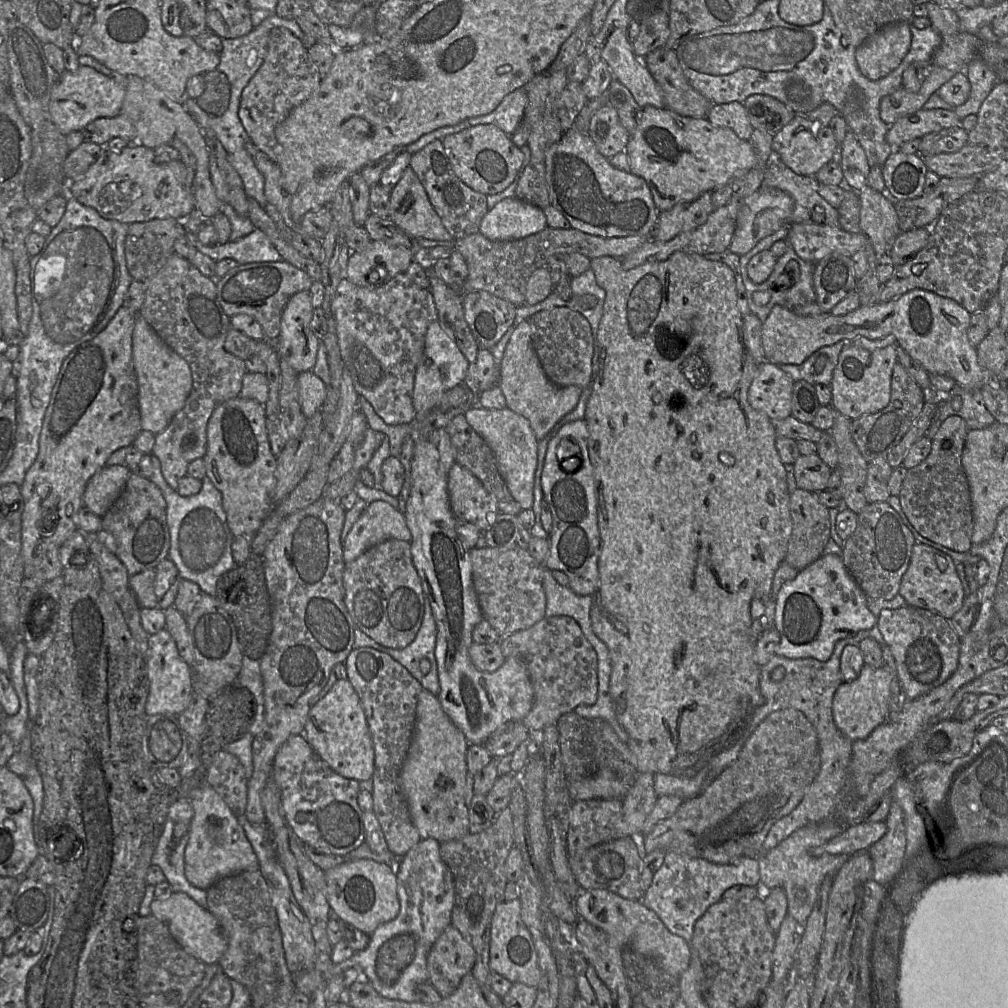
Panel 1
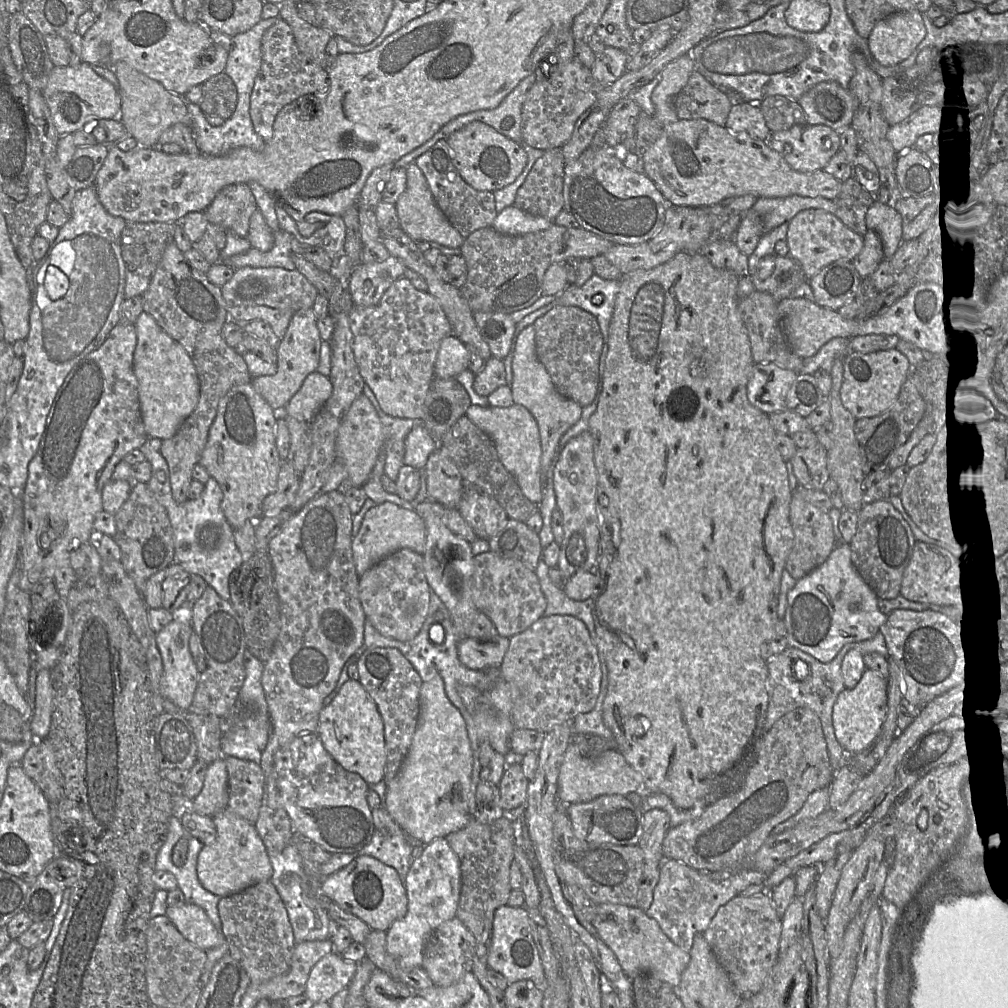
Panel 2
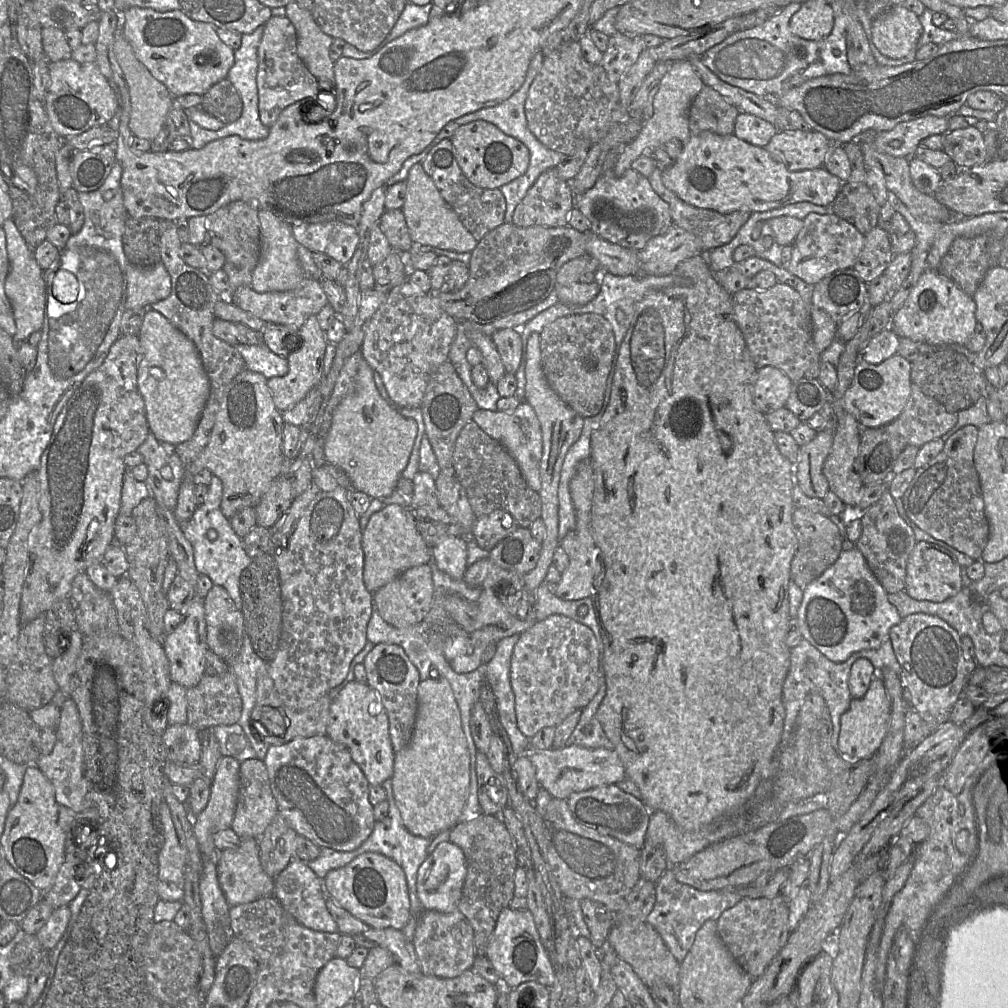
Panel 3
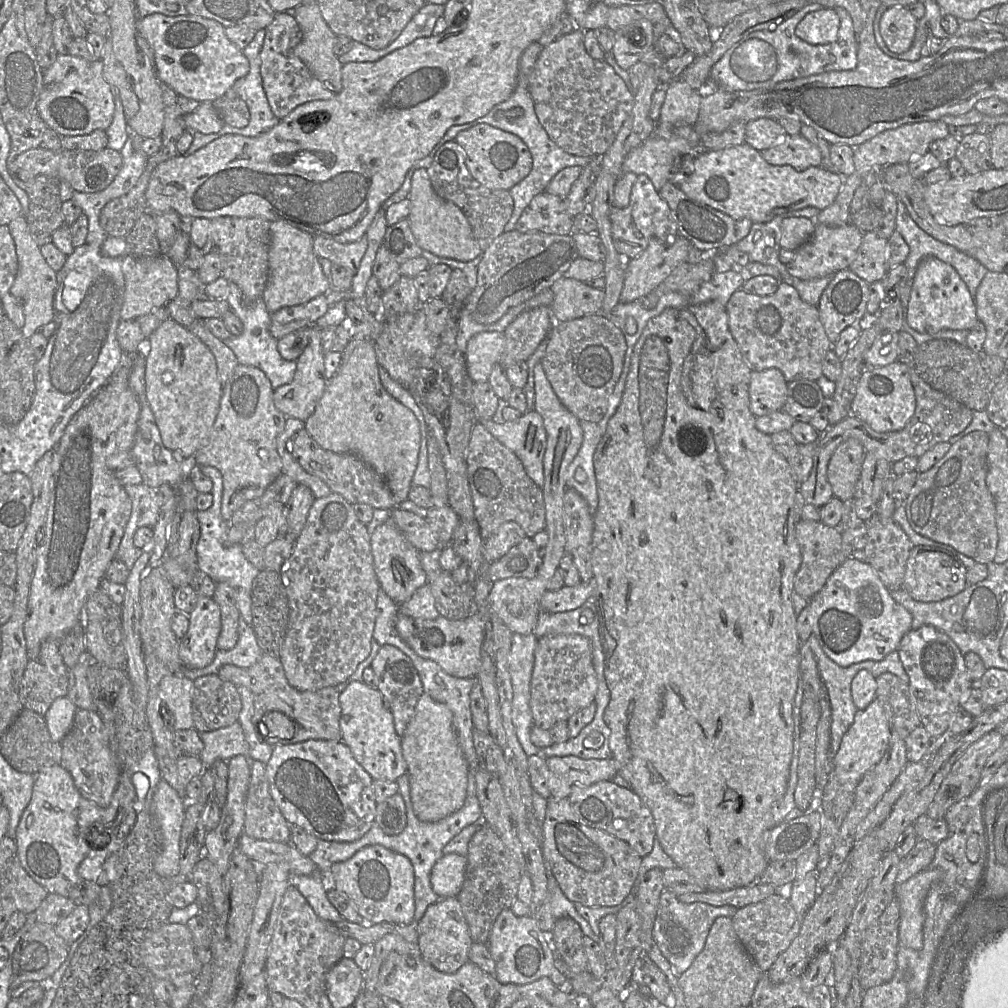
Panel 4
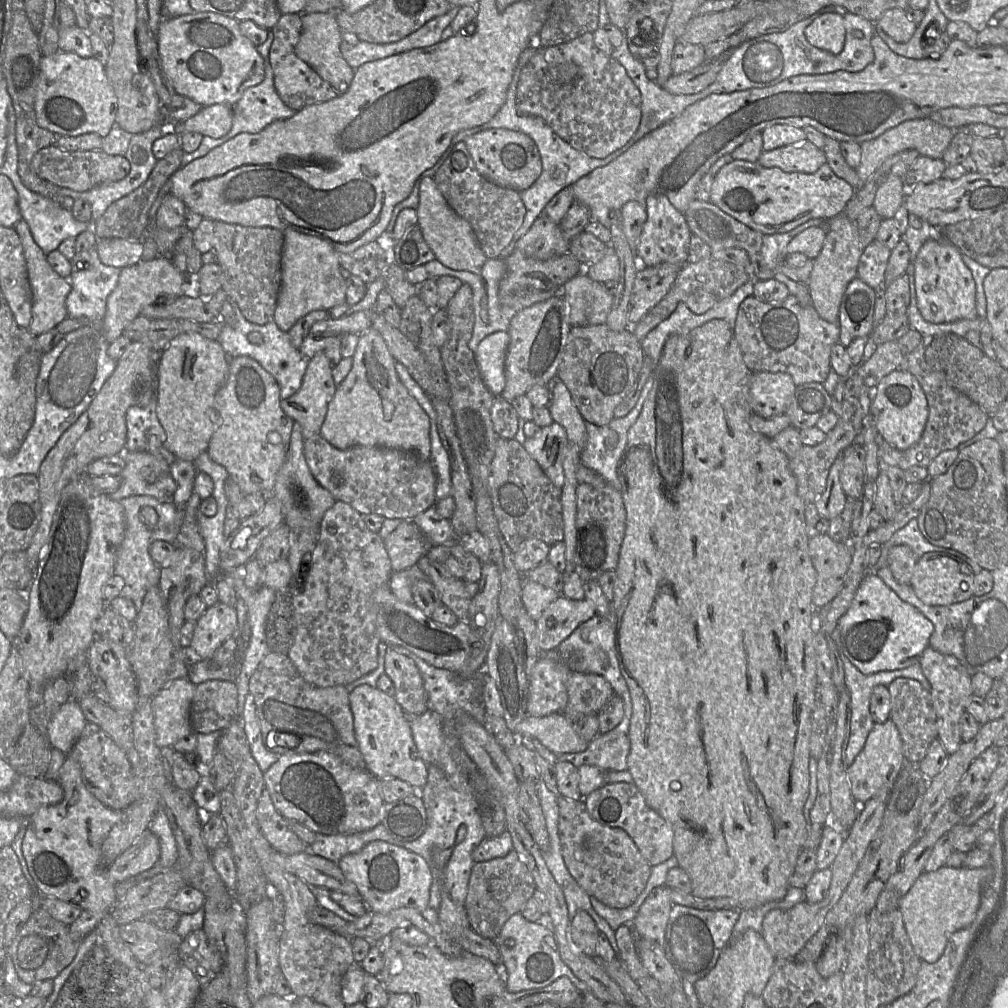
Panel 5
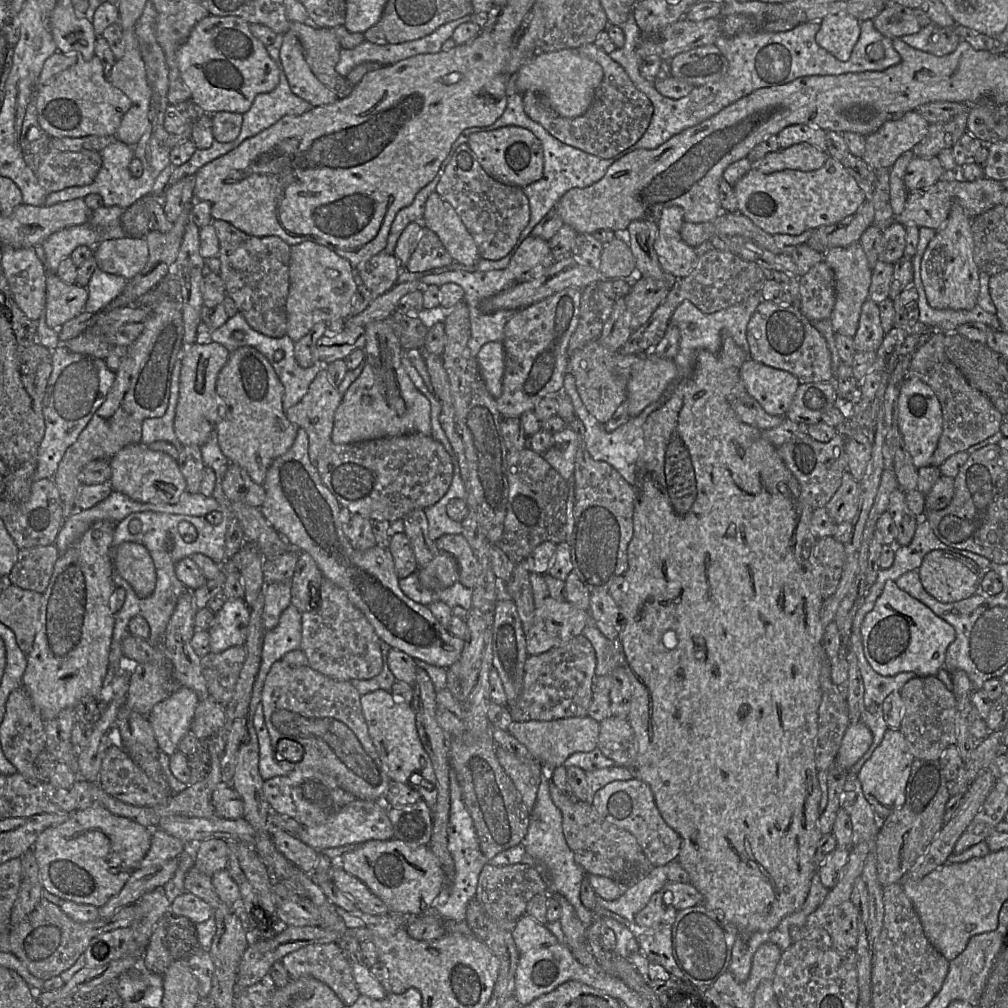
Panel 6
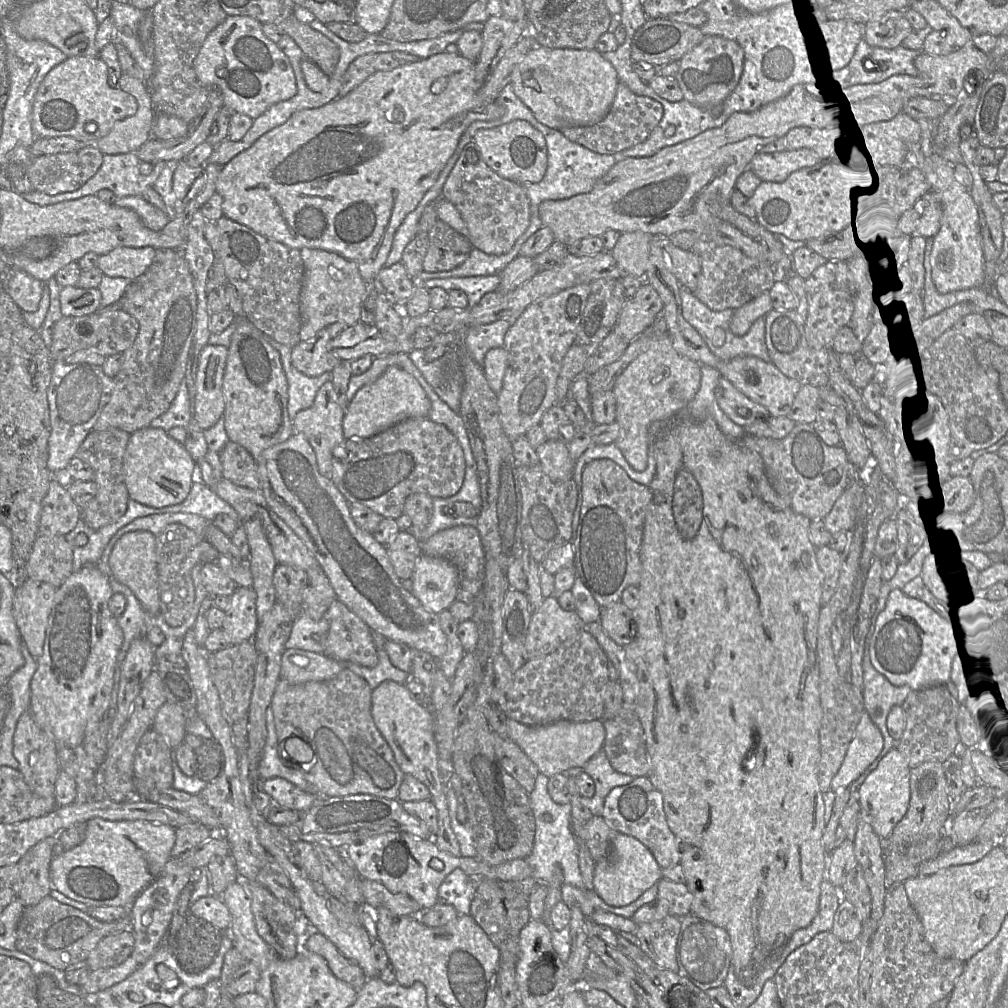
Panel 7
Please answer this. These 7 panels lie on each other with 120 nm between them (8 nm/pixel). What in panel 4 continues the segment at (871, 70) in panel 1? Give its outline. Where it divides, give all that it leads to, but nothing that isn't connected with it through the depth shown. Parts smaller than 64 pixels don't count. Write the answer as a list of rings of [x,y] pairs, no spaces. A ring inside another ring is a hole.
[[[894,5],[887,8],[879,22],[879,31],[887,48],[897,54],[906,52],[912,45],[918,19],[907,7]]]

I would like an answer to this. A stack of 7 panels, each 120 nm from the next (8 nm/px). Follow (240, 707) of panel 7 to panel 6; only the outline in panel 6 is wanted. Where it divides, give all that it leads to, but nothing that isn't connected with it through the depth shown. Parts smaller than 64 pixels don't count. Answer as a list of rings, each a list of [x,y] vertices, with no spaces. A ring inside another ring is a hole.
[[[244,645],[201,657],[201,669],[209,694],[219,703],[226,706],[231,701],[245,660]]]

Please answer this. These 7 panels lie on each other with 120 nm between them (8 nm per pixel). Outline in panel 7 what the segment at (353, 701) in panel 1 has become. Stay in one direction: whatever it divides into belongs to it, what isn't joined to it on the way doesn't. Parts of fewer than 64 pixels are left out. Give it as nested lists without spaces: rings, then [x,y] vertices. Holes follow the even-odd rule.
[[[386,680],[372,690],[371,715],[402,772],[415,777],[430,791],[430,800],[438,814],[438,830],[432,840],[439,850],[454,857],[460,857],[460,847],[450,825],[445,795],[446,787],[449,787],[447,786],[448,774],[443,774],[439,769],[439,756],[434,735],[434,711],[413,700],[405,684]]]

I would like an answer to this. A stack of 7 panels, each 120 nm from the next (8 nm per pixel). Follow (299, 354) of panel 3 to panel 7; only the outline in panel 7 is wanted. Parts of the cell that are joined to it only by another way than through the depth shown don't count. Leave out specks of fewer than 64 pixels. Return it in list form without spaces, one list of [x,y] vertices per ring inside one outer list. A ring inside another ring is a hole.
[[[327,381],[318,390],[313,405],[299,411],[292,422],[295,432],[303,433],[313,448],[319,473],[329,479],[333,469],[333,450],[343,447],[340,445],[346,441],[342,426],[345,411],[338,402],[332,381]]]

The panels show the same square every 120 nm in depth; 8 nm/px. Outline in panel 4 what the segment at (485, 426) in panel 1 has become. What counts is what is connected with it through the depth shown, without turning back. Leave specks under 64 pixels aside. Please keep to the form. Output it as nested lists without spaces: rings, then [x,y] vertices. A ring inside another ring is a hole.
[[[529,409],[514,421],[479,421],[499,442],[521,460],[534,483],[544,486],[544,455],[547,433],[543,419],[535,409]]]

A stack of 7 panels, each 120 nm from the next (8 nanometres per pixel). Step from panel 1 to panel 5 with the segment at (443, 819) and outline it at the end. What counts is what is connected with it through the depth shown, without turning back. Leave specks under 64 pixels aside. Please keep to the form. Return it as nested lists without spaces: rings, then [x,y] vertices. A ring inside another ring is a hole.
[[[430,709],[410,718],[411,733],[421,759],[428,765],[440,767],[446,775],[456,772],[451,749],[445,744],[440,715]]]

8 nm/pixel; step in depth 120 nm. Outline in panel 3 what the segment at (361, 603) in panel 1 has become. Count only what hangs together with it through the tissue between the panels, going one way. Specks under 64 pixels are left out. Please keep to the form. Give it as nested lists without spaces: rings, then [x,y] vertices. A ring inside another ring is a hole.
[[[429,564],[412,567],[372,594],[373,606],[385,622],[396,628],[406,628],[423,621],[433,600],[432,570]]]

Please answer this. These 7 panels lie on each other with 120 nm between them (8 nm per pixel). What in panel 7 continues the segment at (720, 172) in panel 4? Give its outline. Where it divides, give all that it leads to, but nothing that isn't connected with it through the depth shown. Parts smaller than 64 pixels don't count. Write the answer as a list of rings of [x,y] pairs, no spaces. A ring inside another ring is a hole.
[[[843,156],[795,171],[783,182],[762,181],[748,201],[756,212],[755,219],[763,227],[794,241],[817,238],[855,222],[870,220],[875,207],[872,193]]]

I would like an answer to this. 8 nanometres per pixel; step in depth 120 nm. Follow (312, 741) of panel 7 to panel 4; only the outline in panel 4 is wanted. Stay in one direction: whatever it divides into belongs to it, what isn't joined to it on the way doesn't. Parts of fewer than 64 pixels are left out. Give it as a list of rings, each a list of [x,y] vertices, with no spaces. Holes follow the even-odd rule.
[[[266,654],[249,668],[224,665],[217,675],[222,680],[230,681],[236,686],[244,686],[251,690],[254,696],[254,725],[258,722],[259,724],[263,723],[263,716],[270,711],[281,712],[293,722],[295,735],[291,739],[284,739],[283,744],[296,744],[307,740],[342,741],[340,692],[336,690],[336,686],[316,691],[299,691],[289,684],[279,658]]]

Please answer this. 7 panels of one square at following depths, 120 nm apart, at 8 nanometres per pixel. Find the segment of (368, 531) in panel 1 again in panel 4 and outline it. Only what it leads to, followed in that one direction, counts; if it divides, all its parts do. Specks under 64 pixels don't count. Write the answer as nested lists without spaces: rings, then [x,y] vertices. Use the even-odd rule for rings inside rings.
[[[391,517],[374,530],[370,544],[380,589],[395,603],[401,604],[409,600],[418,588],[428,583],[427,574],[420,563],[420,551],[407,541]]]

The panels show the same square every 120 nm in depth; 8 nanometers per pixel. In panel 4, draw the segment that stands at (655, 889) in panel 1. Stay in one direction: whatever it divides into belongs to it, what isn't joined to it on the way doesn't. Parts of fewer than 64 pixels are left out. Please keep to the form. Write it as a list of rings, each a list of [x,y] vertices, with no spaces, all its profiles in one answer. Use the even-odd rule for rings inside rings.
[[[669,889],[661,893],[653,926],[653,939],[663,956],[679,974],[685,972],[703,950],[709,930],[718,917],[732,917],[737,907],[733,905],[714,906],[705,902],[683,903]]]

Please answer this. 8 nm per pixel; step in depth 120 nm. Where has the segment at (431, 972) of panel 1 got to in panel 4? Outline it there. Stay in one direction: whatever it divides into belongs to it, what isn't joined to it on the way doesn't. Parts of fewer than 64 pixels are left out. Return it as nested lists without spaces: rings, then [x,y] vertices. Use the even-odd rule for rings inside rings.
[[[458,895],[441,898],[431,904],[423,917],[417,921],[416,929],[420,954],[436,970],[447,974],[454,973],[469,961],[473,941]]]

